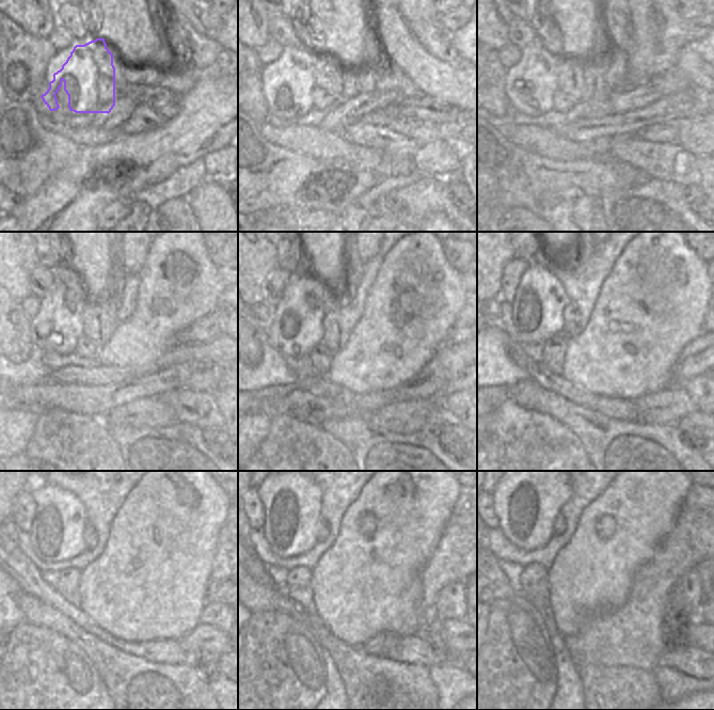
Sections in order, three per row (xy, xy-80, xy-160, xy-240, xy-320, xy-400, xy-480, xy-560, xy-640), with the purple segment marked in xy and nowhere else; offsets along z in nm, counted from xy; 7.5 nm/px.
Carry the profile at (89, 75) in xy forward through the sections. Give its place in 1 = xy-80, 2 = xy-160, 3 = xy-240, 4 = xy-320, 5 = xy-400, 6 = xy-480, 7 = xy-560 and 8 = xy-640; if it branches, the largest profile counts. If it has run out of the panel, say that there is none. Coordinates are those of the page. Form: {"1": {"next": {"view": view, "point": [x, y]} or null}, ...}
{"1": {"next": {"view": "xy-80", "point": [300, 80]}}, "2": {"next": {"view": "xy-160", "point": [530, 85]}}, "3": {"next": {"view": "xy-240", "point": [58, 326]}}, "4": {"next": {"view": "xy-320", "point": [297, 327]}}, "5": {"next": {"view": "xy-400", "point": [539, 303]}}, "6": {"next": {"view": "xy-480", "point": [57, 533]}}, "7": {"next": {"view": "xy-560", "point": [291, 500]}}, "8": {"next": {"view": "xy-640", "point": [529, 495]}}}

